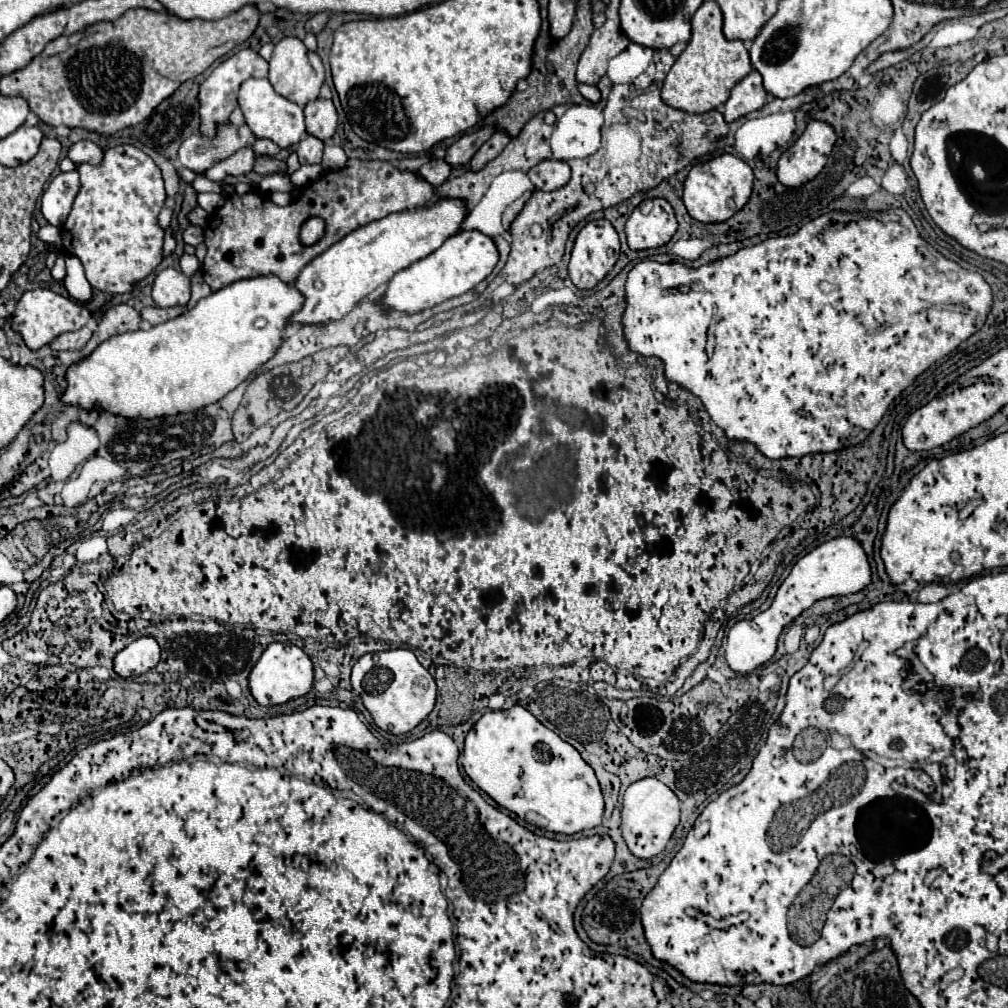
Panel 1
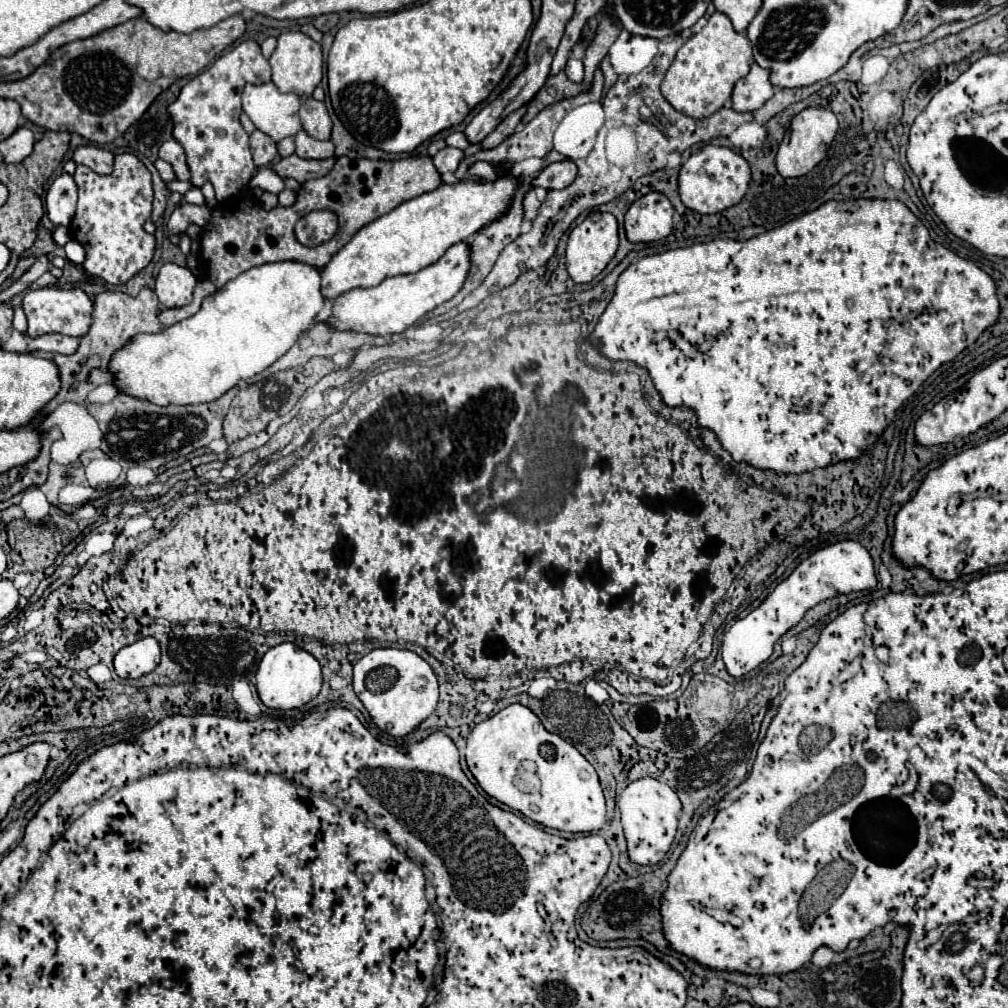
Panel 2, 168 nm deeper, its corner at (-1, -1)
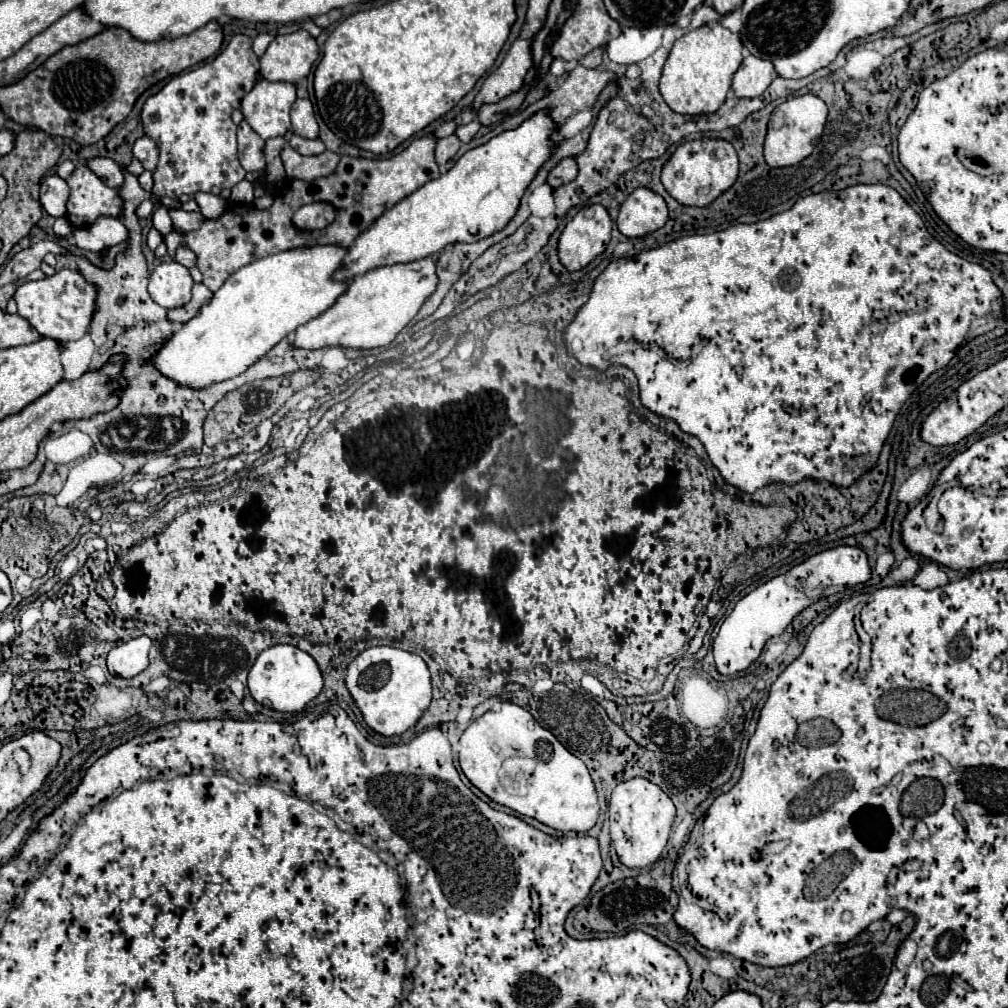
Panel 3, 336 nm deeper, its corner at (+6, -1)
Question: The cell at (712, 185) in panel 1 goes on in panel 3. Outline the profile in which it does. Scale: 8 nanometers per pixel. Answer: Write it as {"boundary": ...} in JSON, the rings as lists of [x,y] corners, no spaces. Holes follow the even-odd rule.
{"boundary":[[[696,139],[682,143],[662,169],[666,191],[682,205],[708,207],[714,199],[726,193],[738,179],[738,155],[724,139]]]}

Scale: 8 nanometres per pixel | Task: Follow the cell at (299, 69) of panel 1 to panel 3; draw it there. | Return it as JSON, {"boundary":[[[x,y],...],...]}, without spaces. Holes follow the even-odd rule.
{"boundary":[[[306,31],[278,35],[260,57],[260,75],[272,83],[298,83],[308,77],[316,59],[318,45]]]}

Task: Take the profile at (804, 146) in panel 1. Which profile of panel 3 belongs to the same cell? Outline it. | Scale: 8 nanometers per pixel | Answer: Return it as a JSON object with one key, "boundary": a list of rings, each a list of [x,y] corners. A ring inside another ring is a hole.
{"boundary":[[[802,95],[802,97],[794,97],[794,99],[780,103],[774,109],[770,123],[768,123],[768,135],[764,143],[766,163],[770,167],[790,167],[790,165],[798,165],[800,161],[804,161],[814,151],[814,145],[818,143],[824,131],[826,117],[828,117],[826,103],[814,95]]]}

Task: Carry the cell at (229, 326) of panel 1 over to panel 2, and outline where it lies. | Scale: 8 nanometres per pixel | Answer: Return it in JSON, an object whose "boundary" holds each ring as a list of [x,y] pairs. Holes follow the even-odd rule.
{"boundary":[[[277,261],[251,267],[241,273],[213,295],[209,295],[201,311],[189,319],[183,319],[161,333],[143,333],[133,337],[123,349],[111,357],[111,373],[119,391],[149,399],[155,405],[193,405],[219,399],[225,391],[235,387],[239,381],[251,379],[265,371],[281,355],[285,355],[297,341],[297,337],[315,323],[317,313],[323,309],[325,297],[321,295],[321,273],[317,267],[295,261]]]}

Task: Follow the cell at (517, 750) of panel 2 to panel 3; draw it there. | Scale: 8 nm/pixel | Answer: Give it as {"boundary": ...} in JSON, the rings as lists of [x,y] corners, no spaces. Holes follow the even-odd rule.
{"boundary":[[[502,703],[498,711],[484,713],[476,721],[472,721],[470,727],[462,733],[458,753],[460,753],[458,757],[460,769],[468,777],[468,781],[498,805],[510,807],[512,811],[518,811],[564,833],[568,831],[586,833],[596,825],[600,807],[586,765],[578,757],[574,757],[548,729],[542,729],[526,709],[514,703]]]}

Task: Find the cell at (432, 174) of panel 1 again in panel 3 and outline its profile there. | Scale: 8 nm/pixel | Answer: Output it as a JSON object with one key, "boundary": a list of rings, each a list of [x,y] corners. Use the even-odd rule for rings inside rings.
{"boundary":[[[450,135],[450,137],[446,137],[446,139],[440,139],[440,141],[436,143],[436,163],[438,163],[438,165],[448,163],[448,161],[456,155],[458,149],[460,149],[460,141],[458,141],[456,135]]]}

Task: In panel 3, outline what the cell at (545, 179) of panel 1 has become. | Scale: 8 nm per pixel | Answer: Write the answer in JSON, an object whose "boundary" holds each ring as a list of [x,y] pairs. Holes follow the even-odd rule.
{"boundary":[[[568,157],[568,159],[562,159],[562,161],[548,173],[548,181],[546,181],[546,183],[548,183],[552,189],[556,189],[556,187],[560,187],[560,185],[570,183],[576,175],[578,175],[576,161],[574,161],[572,157]]]}

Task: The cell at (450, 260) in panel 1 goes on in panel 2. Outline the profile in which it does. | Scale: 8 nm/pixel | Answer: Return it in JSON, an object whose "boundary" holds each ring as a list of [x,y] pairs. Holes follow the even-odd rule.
{"boundary":[[[455,243],[437,263],[413,275],[387,277],[377,287],[357,287],[339,295],[337,299],[333,299],[333,313],[327,319],[327,325],[331,327],[331,331],[355,331],[381,337],[403,333],[407,327],[417,323],[417,319],[449,301],[463,287],[469,265],[469,247],[465,243]]]}

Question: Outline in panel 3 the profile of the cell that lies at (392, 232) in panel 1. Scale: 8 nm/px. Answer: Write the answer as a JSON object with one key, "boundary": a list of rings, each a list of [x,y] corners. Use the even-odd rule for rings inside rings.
{"boundary":[[[540,111],[518,129],[504,131],[486,145],[464,153],[448,173],[384,211],[362,231],[348,247],[346,257],[332,277],[336,281],[350,281],[374,267],[420,261],[428,255],[436,255],[448,243],[474,243],[504,229],[516,213],[536,171],[552,155],[554,131],[556,125],[548,113]]]}

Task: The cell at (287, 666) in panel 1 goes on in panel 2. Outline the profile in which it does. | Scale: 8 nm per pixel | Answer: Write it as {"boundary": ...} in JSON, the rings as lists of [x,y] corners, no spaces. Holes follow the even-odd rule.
{"boundary":[[[281,643],[277,647],[271,647],[263,655],[259,669],[255,673],[257,695],[263,701],[263,705],[271,709],[299,709],[305,703],[309,703],[313,697],[317,697],[321,685],[323,685],[323,675],[319,661],[305,649],[295,647],[293,643]]]}

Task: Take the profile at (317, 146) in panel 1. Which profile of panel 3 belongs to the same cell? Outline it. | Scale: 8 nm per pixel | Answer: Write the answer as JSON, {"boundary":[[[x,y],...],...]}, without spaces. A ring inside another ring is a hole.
{"boundary":[[[292,135],[292,139],[288,141],[292,149],[296,149],[300,155],[320,155],[326,147],[320,139],[304,139],[300,135]]]}

